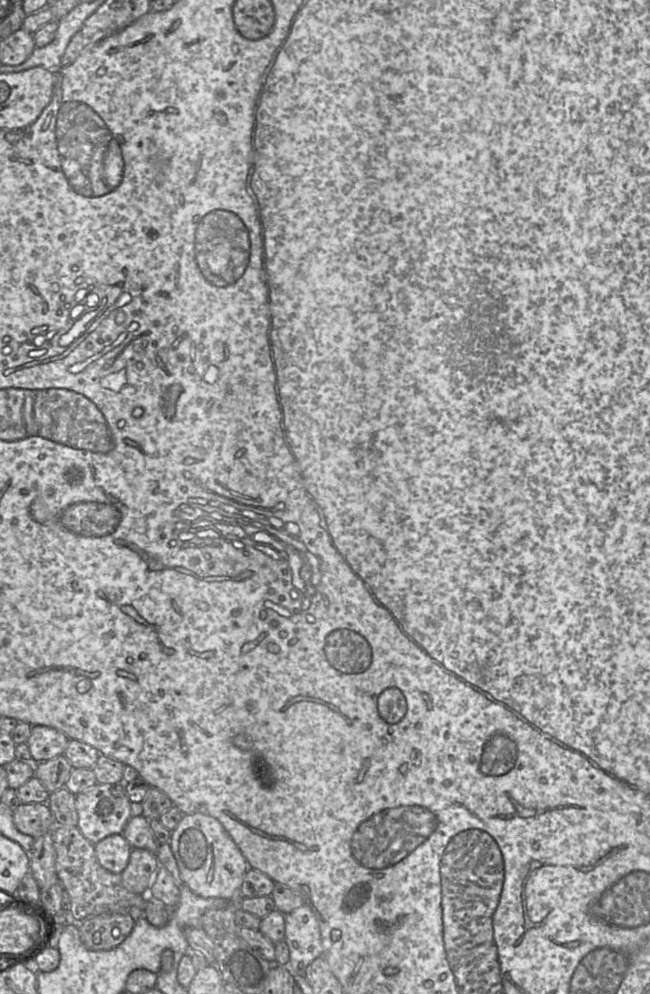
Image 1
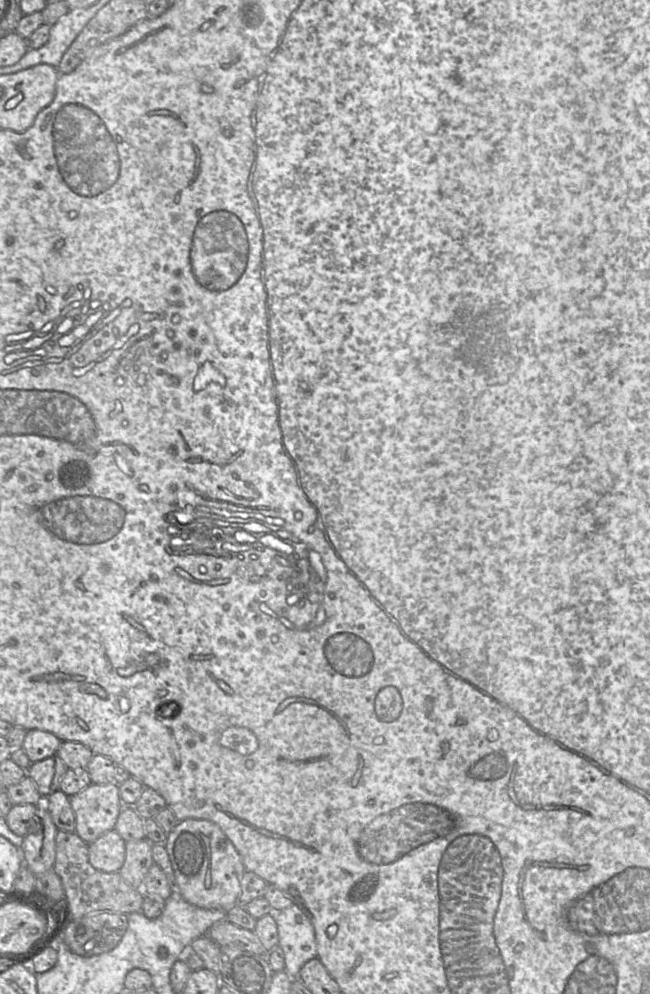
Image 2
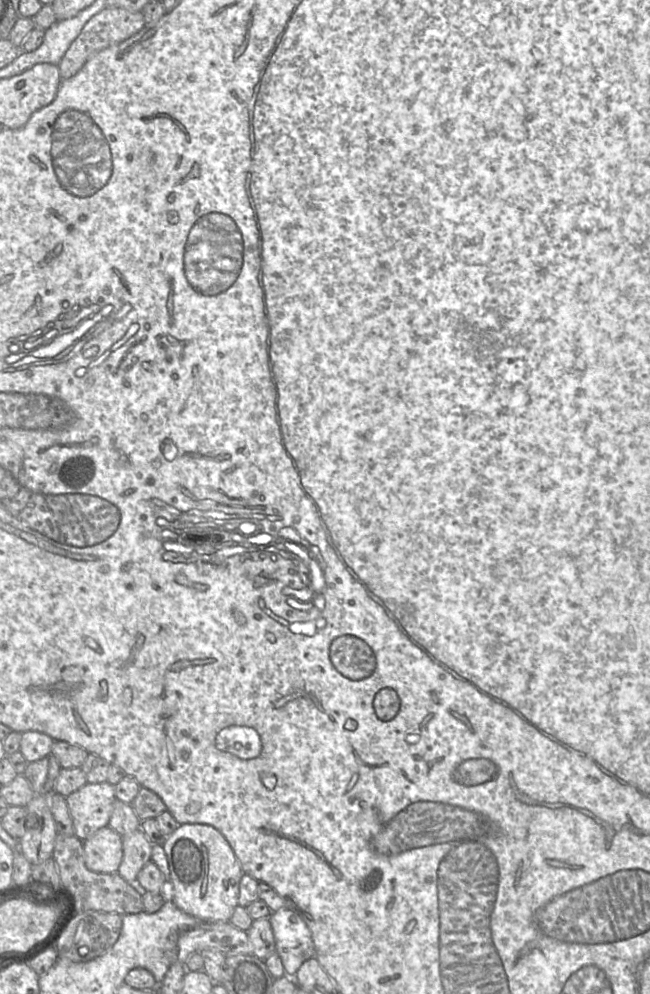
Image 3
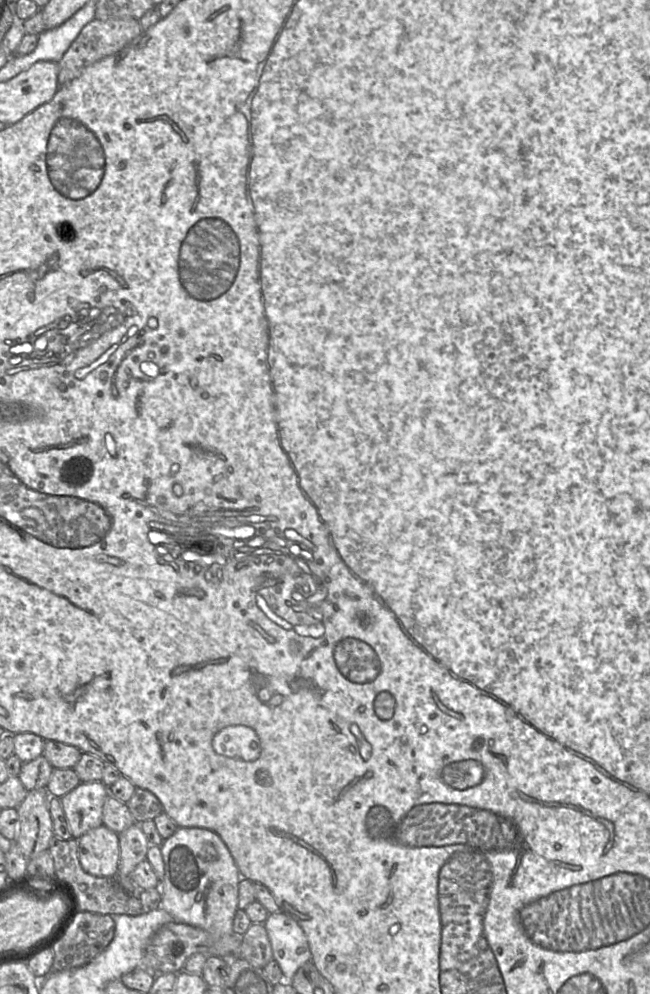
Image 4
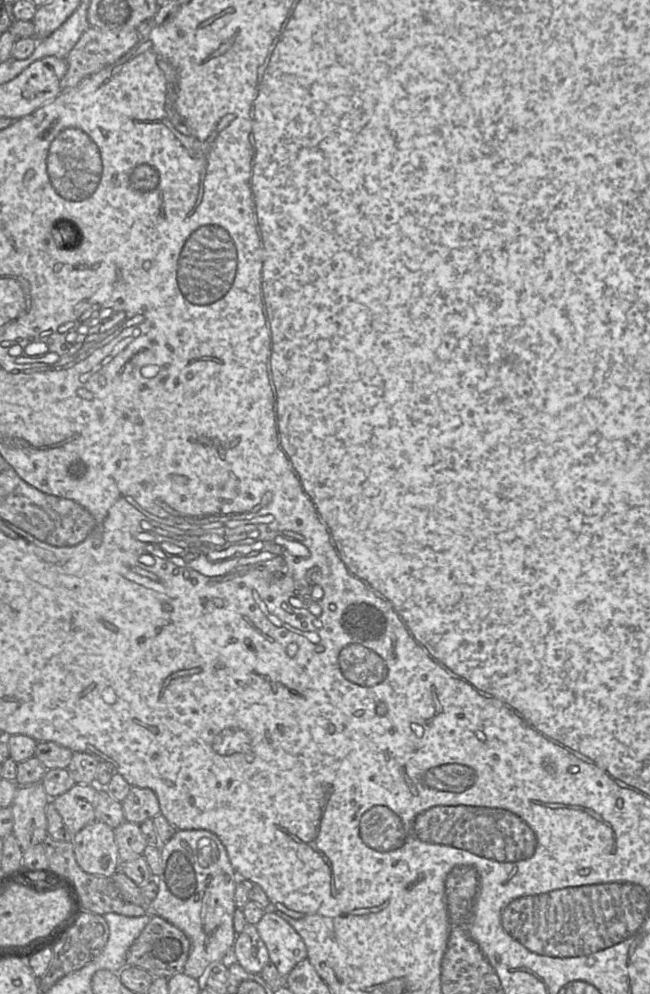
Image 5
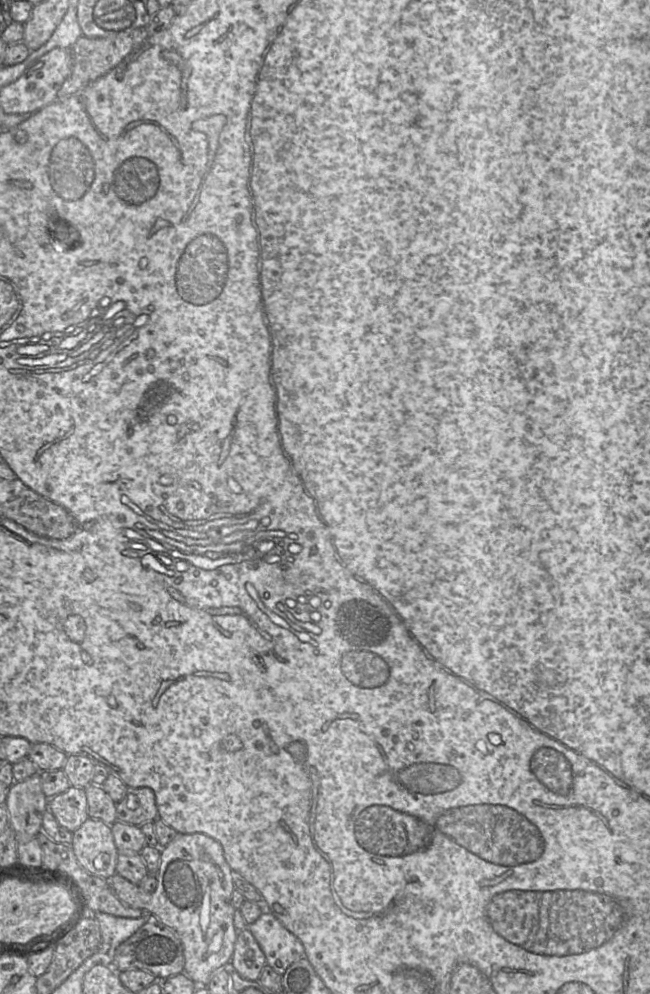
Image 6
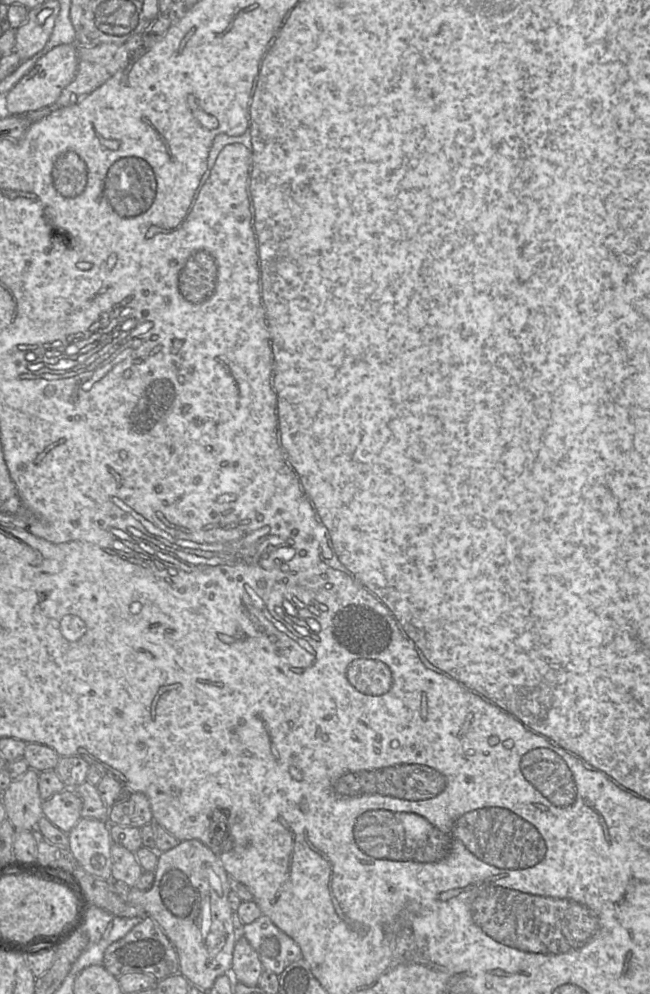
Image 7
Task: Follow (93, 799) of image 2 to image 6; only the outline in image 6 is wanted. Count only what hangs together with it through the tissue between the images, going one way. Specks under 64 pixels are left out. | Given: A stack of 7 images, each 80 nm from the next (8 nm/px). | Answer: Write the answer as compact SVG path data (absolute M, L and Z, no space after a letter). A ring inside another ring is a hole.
M71 786L48 801L48 809L57 822L70 832L77 830L87 819L87 798L84 787Z

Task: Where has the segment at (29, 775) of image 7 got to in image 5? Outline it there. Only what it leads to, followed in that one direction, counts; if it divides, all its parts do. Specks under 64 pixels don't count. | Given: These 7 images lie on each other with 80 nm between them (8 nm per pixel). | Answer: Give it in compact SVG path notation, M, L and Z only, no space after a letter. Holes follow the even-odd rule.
M41 782L18 786L10 808L14 818L12 834L22 851L42 844L48 835L45 811L49 801Z

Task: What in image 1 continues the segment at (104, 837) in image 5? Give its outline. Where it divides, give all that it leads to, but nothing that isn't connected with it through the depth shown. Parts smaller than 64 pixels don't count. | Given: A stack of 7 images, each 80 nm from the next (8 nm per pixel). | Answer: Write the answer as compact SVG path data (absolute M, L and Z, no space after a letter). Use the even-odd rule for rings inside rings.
M112 834L94 844L98 862L113 873L121 873L128 865L132 847L122 834Z

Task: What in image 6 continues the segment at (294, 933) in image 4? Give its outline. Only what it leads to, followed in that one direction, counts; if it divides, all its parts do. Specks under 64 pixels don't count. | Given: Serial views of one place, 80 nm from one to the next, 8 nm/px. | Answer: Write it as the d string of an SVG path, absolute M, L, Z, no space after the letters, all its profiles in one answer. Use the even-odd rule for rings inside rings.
M265 909L260 917L246 928L257 940L266 957L266 964L280 976L291 964L305 957L301 941Z

